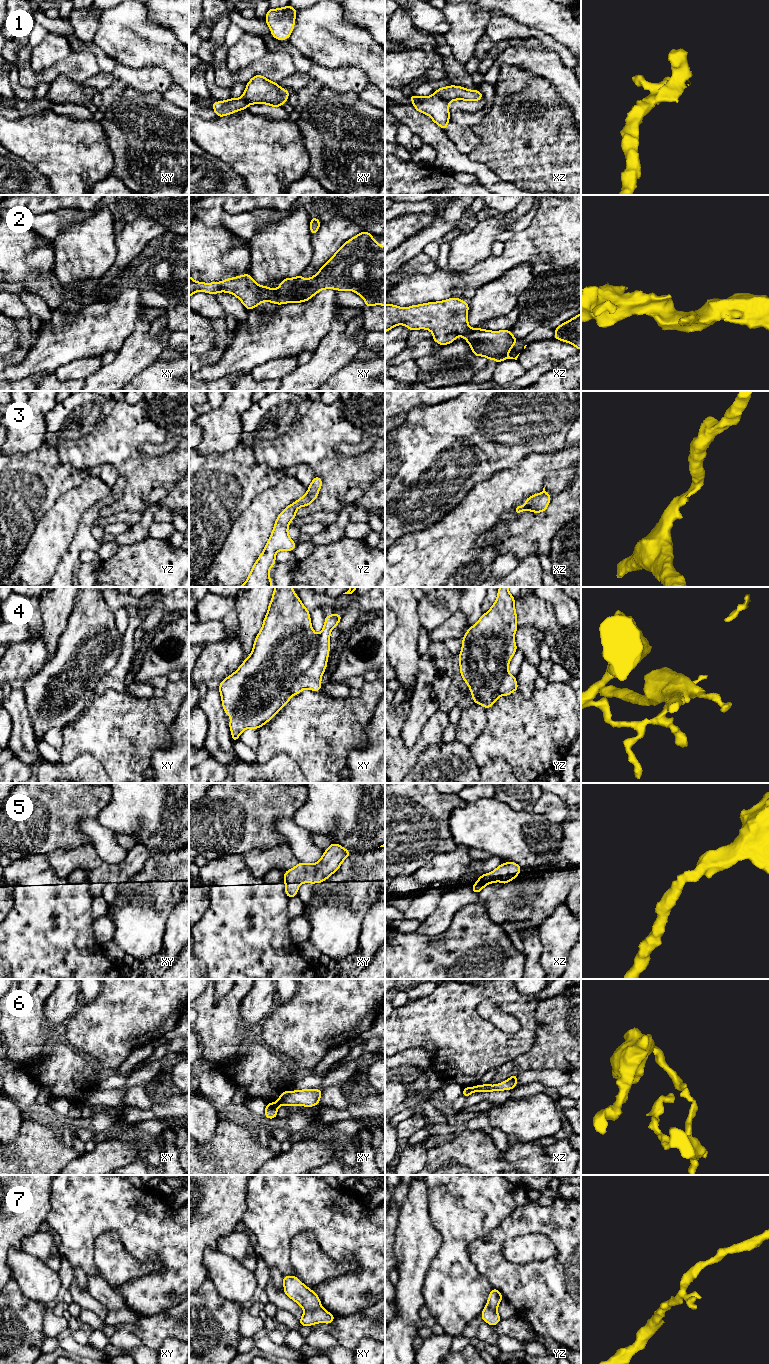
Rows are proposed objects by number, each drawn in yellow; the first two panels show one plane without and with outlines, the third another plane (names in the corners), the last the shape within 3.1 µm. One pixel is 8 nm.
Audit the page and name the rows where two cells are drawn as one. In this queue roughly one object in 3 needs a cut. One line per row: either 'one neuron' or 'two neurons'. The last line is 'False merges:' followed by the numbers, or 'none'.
1: two neurons
2: one neuron
3: one neuron
4: two neurons
5: one neuron
6: two neurons
7: one neuron
False merges: 1, 4, 6

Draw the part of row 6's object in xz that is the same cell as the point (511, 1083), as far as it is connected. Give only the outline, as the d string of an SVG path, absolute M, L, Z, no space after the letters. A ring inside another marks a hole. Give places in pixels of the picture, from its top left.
M518 1074L512 1075L508 1080L496 1085L484 1084L474 1086L475 1092L492 1092L514 1089L517 1086Z

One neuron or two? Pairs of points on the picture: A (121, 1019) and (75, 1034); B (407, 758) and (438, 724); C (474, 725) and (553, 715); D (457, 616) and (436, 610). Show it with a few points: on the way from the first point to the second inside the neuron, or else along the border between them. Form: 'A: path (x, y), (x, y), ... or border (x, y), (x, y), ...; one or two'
A: path (110, 1027), (108, 1029), (95, 1029), (86, 1033); one
B: path (415, 750), (432, 732); one
C: border (486, 709), (485, 727), (472, 744); two
D: border (459, 608), (433, 629); two

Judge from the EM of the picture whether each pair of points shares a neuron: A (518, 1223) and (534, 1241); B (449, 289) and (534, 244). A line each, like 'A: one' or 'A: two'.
A: two
B: one

